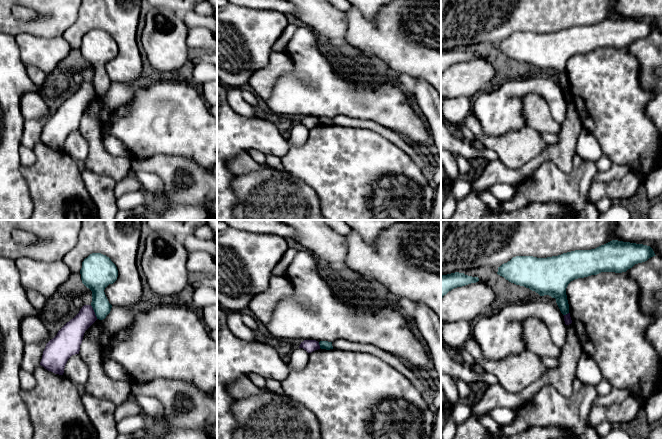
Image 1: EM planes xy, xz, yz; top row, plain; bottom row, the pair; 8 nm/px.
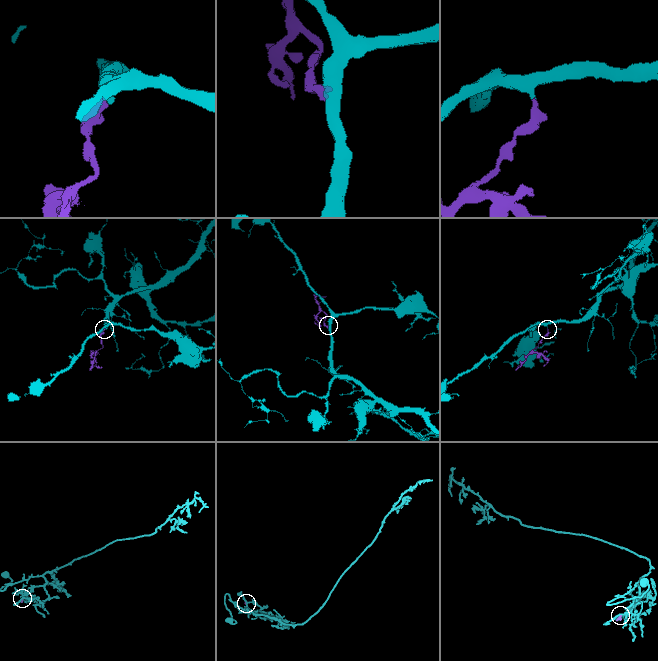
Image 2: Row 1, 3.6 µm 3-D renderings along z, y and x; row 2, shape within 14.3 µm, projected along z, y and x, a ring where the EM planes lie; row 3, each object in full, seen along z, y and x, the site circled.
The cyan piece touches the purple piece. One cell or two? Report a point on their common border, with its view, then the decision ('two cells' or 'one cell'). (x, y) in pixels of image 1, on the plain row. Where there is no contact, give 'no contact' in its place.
contact xy (94, 87); two cells

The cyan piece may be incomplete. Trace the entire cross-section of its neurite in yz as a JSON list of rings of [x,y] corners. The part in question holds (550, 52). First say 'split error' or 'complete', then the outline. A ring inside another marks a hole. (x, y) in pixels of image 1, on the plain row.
complete | [[[612,16],[595,25],[575,26],[547,34],[516,32],[498,43],[497,50],[511,59],[535,67],[540,72],[549,71],[555,74],[561,89],[566,91],[569,89],[566,64],[571,57],[601,48],[626,48],[635,40],[645,38],[653,32],[656,31],[650,22]]]

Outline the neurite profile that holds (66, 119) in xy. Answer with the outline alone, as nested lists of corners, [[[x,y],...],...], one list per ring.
[[[84,81],[46,120],[40,141],[48,147],[63,151],[68,135],[79,130],[84,109],[96,96],[92,82]]]

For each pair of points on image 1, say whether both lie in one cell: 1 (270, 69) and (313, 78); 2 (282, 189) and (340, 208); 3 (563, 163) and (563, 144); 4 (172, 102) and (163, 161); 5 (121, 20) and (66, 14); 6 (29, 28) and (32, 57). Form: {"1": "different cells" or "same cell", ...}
{"1": "different cells", "2": "different cells", "3": "same cell", "4": "different cells", "5": "different cells", "6": "different cells"}

